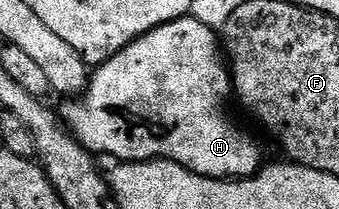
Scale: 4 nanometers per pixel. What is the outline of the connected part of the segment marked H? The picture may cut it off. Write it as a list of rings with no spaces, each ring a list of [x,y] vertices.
[[[185,16],[135,38],[113,58],[91,71],[82,96],[68,100],[62,121],[93,155],[109,154],[120,162],[176,162],[207,178],[251,178],[261,169],[260,146],[243,134],[228,115],[232,80],[217,31]]]

